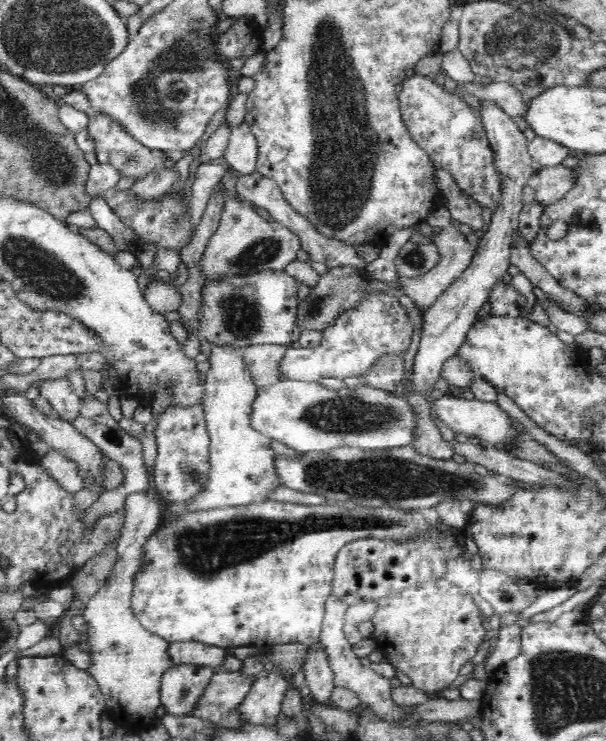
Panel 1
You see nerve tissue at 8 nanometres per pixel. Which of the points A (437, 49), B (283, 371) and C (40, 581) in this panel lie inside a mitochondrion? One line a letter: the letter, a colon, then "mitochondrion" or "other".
A: other
B: other
C: other

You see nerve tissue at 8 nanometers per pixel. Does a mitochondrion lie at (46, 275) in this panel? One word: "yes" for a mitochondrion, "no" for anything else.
yes

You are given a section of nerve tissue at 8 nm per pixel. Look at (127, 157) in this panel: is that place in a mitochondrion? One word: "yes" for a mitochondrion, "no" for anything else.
yes

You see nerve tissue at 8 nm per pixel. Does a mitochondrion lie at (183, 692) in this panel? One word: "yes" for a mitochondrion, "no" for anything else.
yes

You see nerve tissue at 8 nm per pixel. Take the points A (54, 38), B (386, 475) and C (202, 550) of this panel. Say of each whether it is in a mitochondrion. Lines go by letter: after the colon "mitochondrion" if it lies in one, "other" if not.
A: mitochondrion
B: mitochondrion
C: mitochondrion

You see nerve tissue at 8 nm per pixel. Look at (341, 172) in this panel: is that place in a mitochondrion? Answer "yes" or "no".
yes

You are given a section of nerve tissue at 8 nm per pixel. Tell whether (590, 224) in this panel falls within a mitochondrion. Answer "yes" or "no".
no

